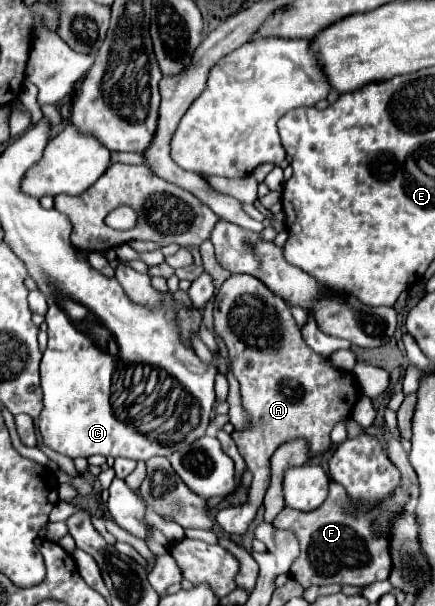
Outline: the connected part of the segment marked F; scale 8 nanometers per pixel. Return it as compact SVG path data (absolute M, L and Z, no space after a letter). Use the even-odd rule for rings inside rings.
M330 482L330 496L314 512L294 512L294 508L284 508L272 524L276 528L296 532L298 540L302 540L302 556L298 556L298 560L290 568L292 578L304 590L308 590L310 586L326 584L364 588L376 580L386 580L392 568L388 554L390 516L406 502L408 494L404 490L398 490L390 500L386 500L386 508L376 508L370 512L354 510L346 498L344 488L336 482Z

